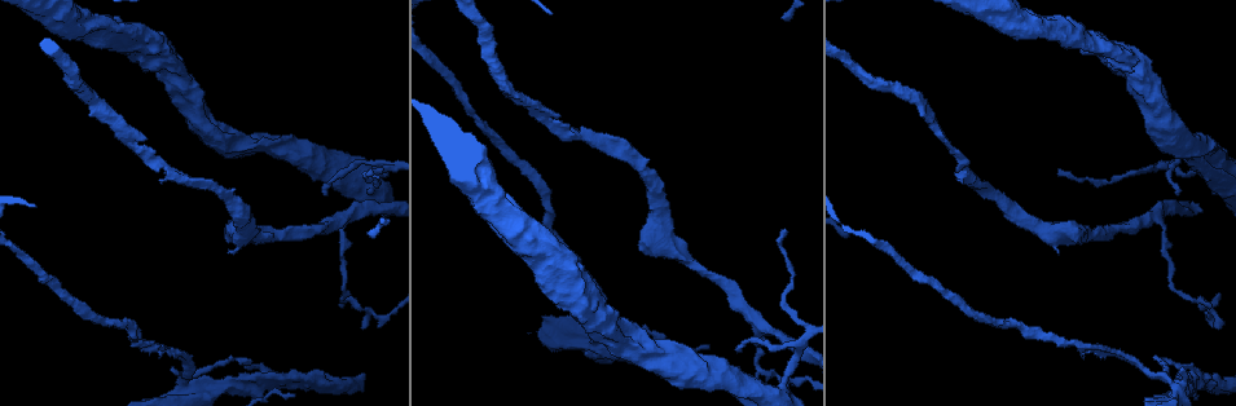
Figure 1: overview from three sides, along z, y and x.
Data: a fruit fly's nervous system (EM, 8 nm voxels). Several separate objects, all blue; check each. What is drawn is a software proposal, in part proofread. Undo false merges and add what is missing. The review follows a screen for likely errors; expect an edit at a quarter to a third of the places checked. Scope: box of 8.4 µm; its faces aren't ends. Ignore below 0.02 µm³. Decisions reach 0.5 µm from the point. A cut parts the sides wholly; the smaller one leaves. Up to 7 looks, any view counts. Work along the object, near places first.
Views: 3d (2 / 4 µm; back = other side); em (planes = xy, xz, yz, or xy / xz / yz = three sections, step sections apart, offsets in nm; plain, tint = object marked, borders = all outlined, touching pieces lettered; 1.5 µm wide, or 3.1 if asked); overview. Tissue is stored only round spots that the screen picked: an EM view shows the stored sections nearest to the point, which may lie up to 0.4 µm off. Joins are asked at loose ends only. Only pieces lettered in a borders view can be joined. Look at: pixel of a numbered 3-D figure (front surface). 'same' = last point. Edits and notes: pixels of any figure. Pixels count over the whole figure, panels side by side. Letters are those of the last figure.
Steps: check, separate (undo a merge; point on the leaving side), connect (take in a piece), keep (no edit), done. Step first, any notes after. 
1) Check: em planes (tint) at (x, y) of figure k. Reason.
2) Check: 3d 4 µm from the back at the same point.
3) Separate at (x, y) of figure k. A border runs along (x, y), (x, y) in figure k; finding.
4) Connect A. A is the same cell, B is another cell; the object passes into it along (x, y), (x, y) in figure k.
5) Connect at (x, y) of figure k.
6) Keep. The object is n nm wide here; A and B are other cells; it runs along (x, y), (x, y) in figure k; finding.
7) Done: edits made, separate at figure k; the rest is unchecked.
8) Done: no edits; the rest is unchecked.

Check: 3d 4 µm at (1171, 384) of figure 1. Calibre changes.

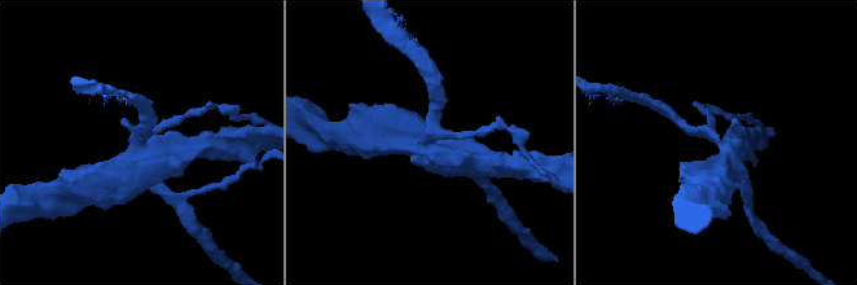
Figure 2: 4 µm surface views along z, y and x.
Check: em xz step 4 (tint) at (139, 142) of figure 2. Now the EM.

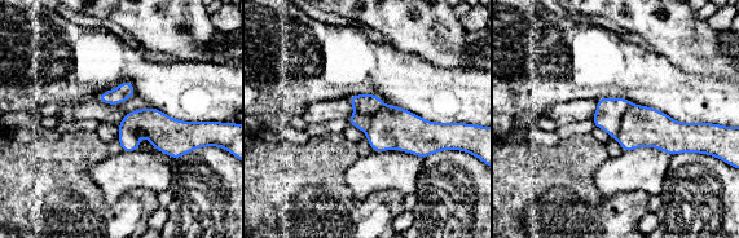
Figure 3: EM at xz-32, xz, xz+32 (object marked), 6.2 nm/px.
Check: em planes (borders) at the same point.

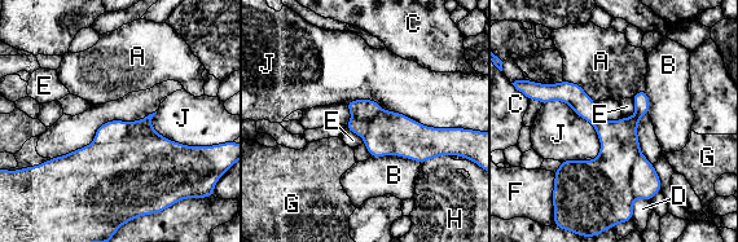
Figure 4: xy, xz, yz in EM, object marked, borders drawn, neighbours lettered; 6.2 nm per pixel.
Separate at (645, 181) of figure 4. A, B, C, D, E, F, G, H and J are other cells; the part that leaves runs along (541, 95), (570, 93), (606, 130), (631, 132) in figure 4; two neurons meet here.

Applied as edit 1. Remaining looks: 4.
Check: 3d 2 µm at (757, 369) of figure 1. Abrupt turn.

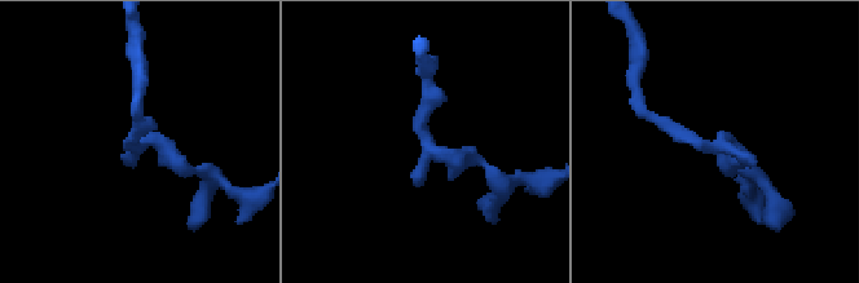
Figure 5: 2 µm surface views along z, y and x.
Check: em planes (tint) at (133, 144) of figure 5.

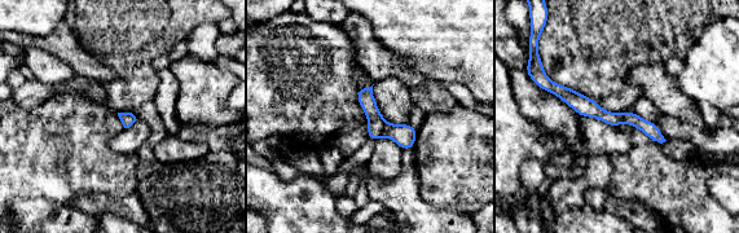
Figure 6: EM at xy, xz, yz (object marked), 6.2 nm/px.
Check: em planes (borders) at the same point.

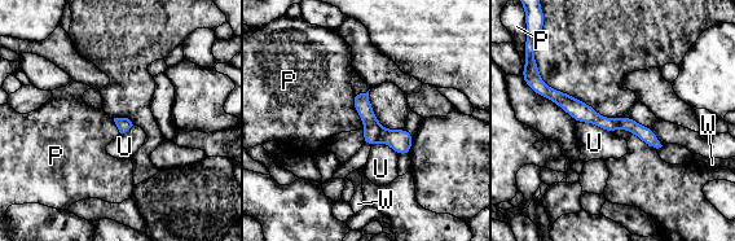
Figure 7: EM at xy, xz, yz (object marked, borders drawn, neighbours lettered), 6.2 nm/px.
Separate at (400, 140) of figure 7. P, U and W are other cells; two neurons meet here.

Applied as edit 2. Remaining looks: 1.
Done: edits made, separate at figure 4, separate at figure 7; the rest is unchecked.

